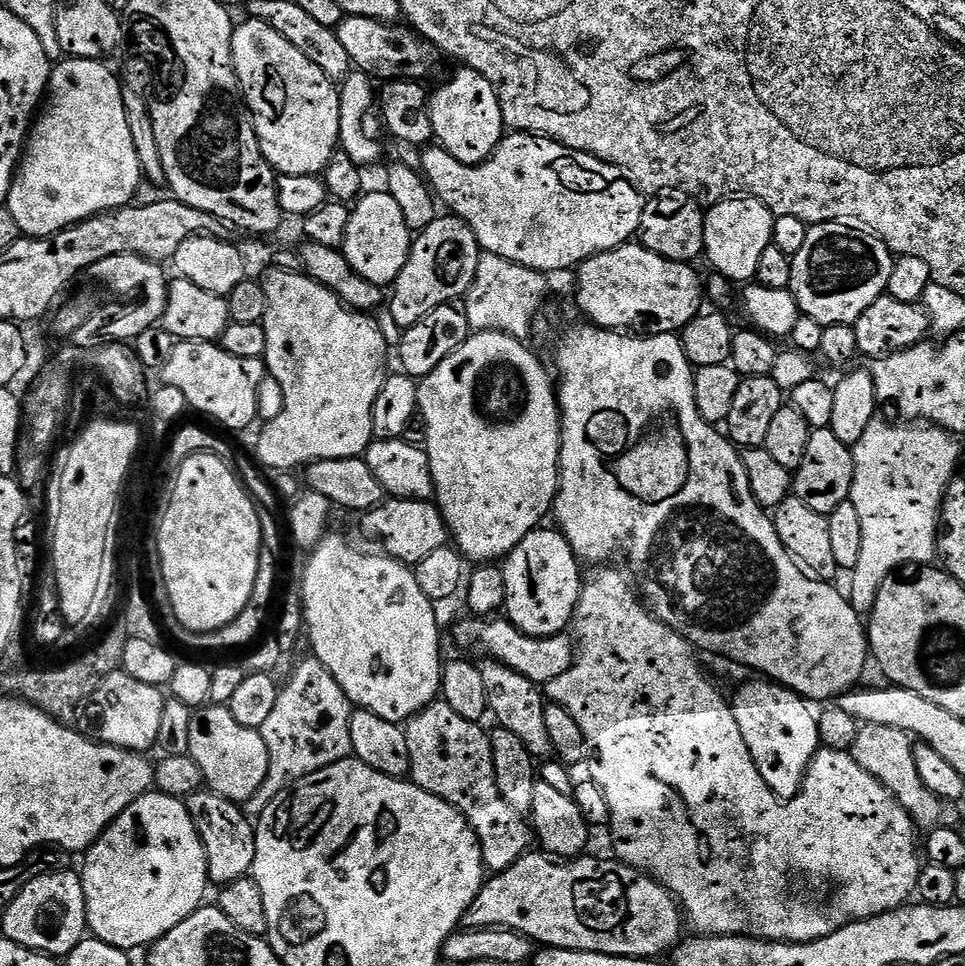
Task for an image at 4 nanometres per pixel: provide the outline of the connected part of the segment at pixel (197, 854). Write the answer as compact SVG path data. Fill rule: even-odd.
M155 790L139 796L117 816L88 849L83 860L80 881L84 883L86 894L88 932L115 948L133 950L150 946L198 911L205 903L204 891L210 888L206 850L190 818L187 803L179 796L167 796Z

